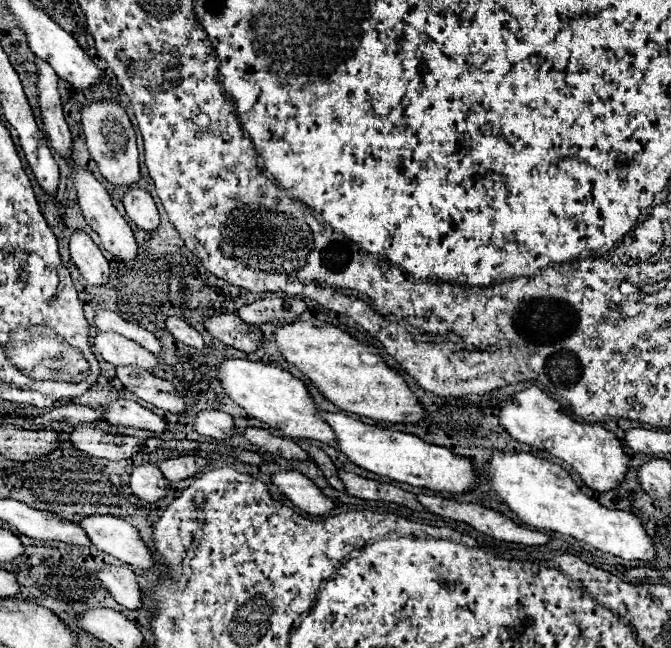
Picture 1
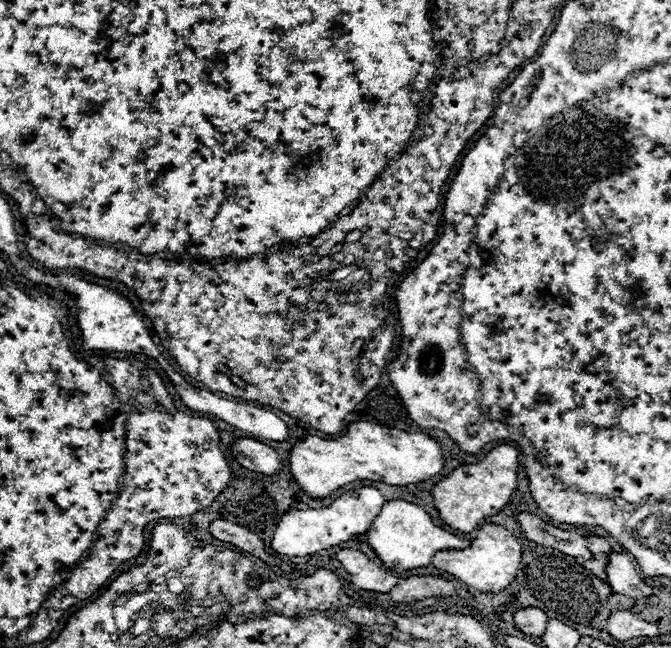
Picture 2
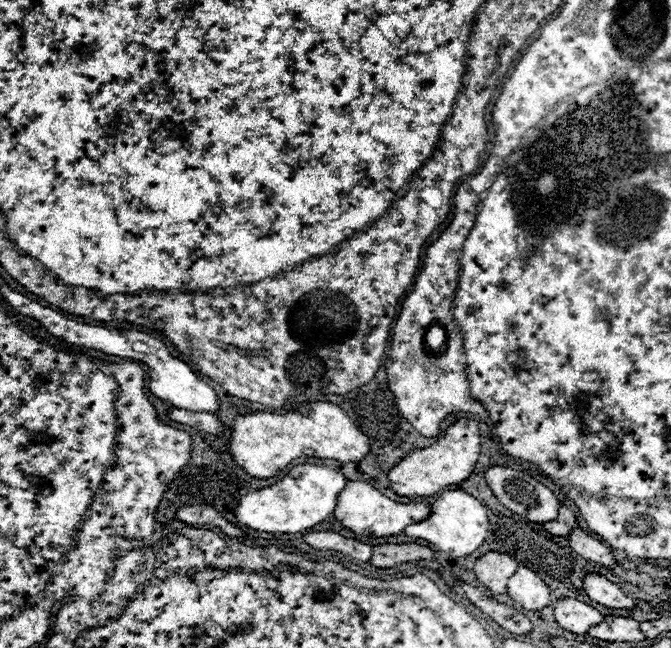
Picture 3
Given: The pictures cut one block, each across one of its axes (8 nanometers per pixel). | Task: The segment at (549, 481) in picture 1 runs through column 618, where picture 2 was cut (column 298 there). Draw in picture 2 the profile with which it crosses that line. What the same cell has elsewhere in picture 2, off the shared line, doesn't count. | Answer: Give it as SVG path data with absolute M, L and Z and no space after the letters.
M370 486L350 490L344 496L336 498L332 506L318 508L318 510L292 510L286 512L272 536L272 550L284 556L310 556L318 550L326 550L330 546L342 544L352 540L358 534L366 534L368 526L374 522L374 518L380 514L384 506L384 496Z

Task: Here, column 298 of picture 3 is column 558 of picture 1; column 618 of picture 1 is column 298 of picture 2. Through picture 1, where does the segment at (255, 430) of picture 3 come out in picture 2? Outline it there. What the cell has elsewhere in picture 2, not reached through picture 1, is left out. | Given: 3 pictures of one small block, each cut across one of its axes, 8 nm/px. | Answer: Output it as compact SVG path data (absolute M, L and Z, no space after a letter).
M352 422L346 434L338 440L322 440L318 436L302 438L290 450L290 472L296 478L298 486L314 500L324 500L334 490L354 480L376 480L376 482L384 482L390 486L408 486L408 484L424 482L440 474L442 468L444 468L444 456L442 456L442 444L438 440L426 434L408 434L404 430L386 428L386 426L378 426L372 422Z

